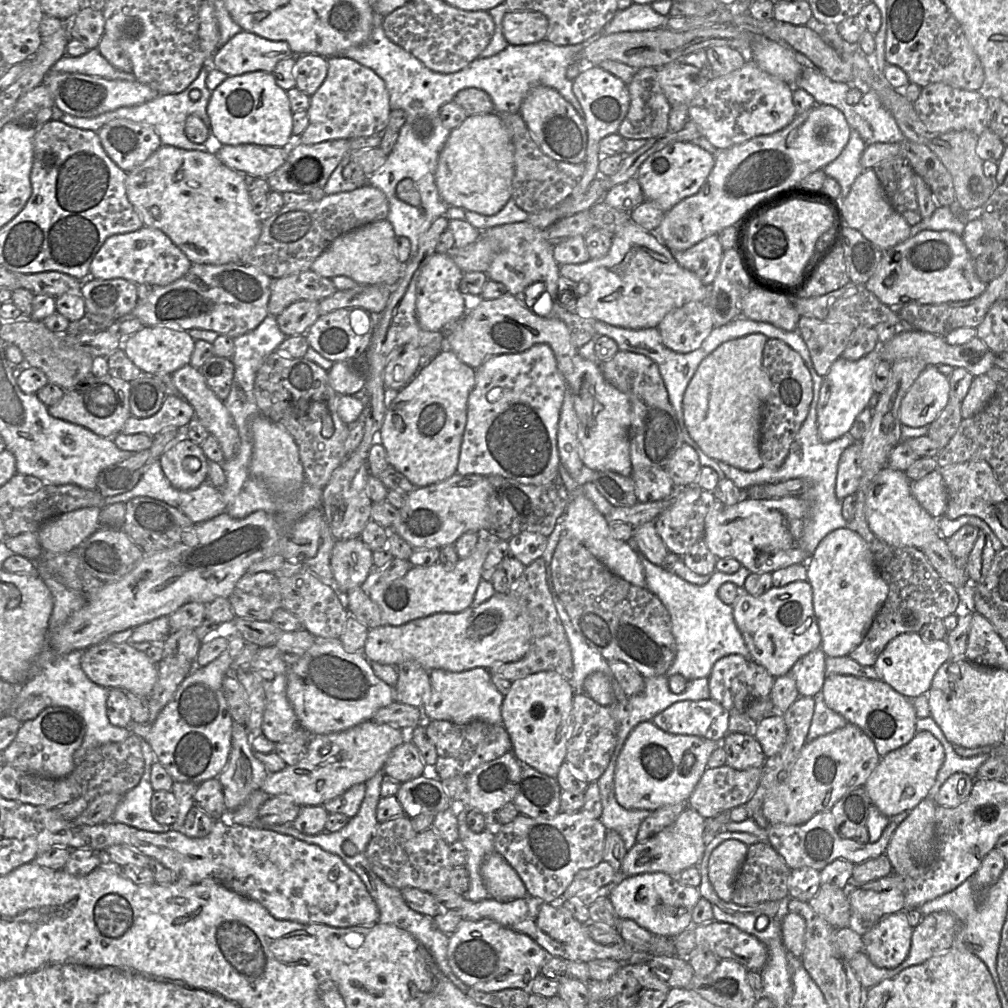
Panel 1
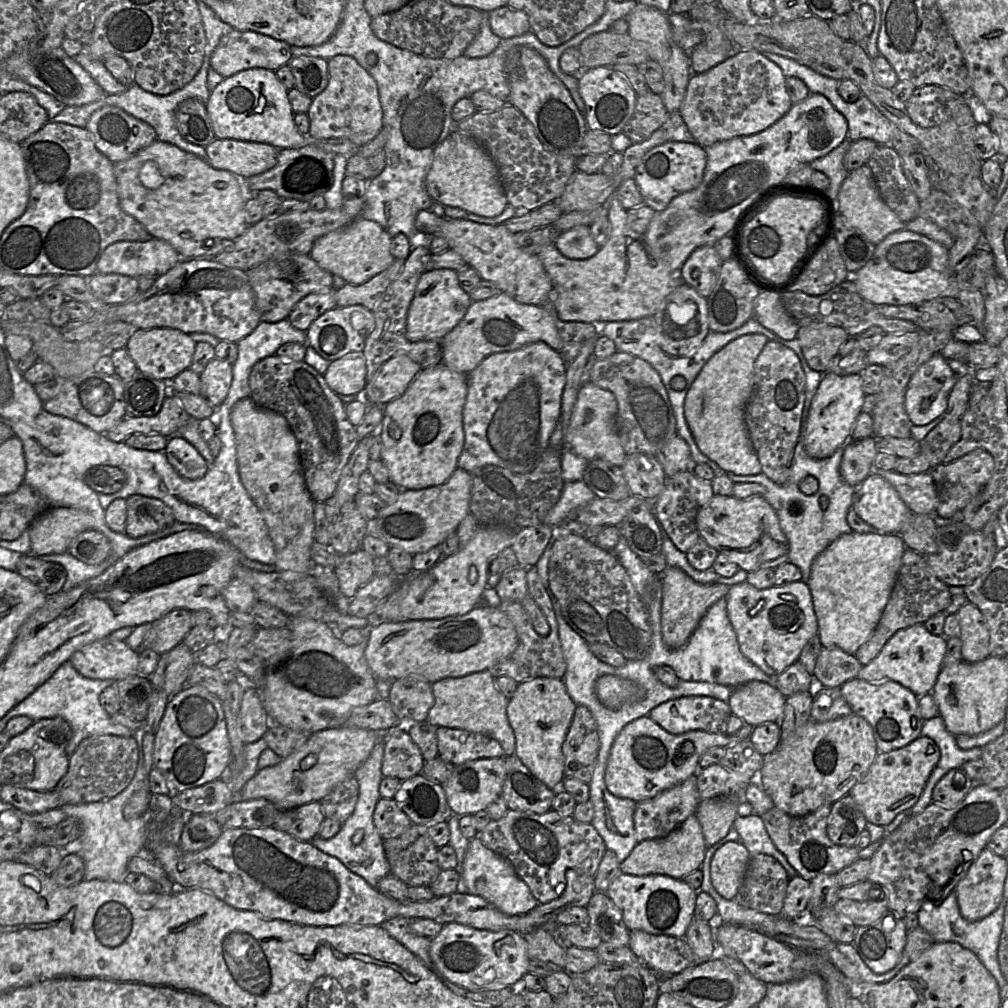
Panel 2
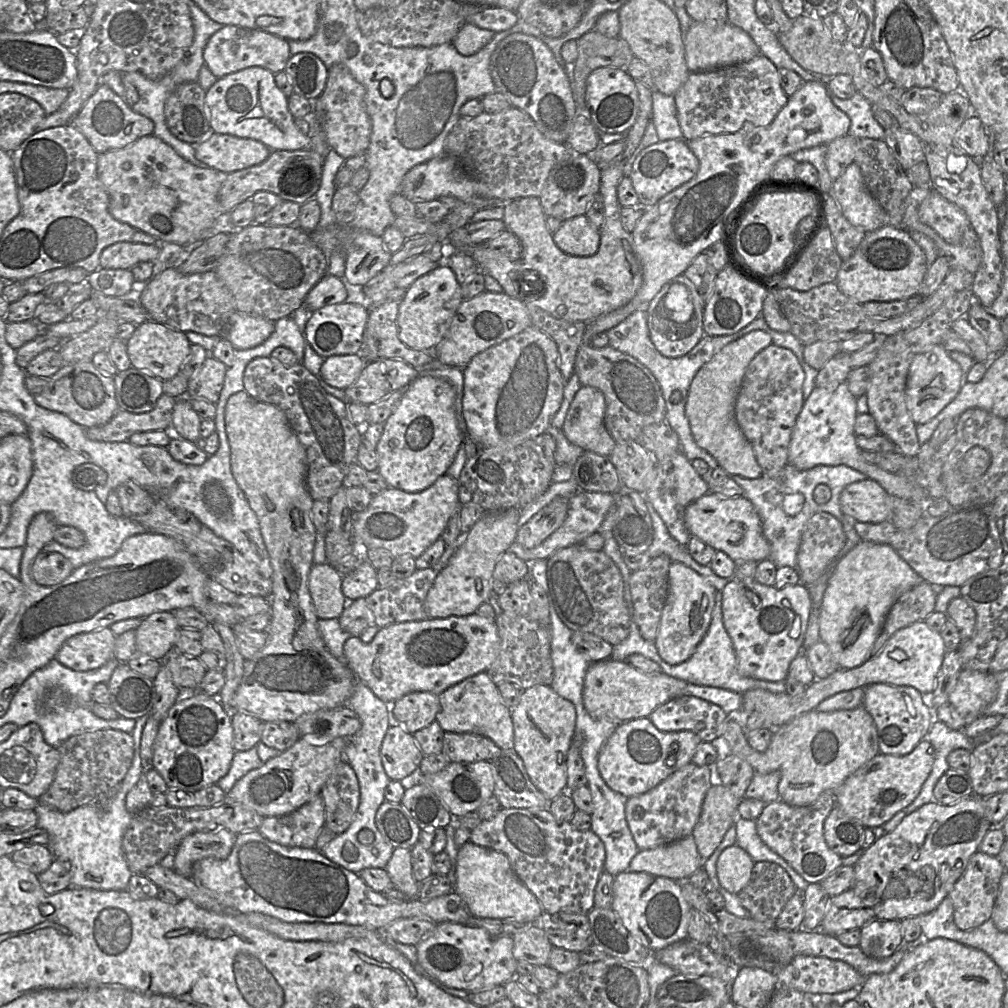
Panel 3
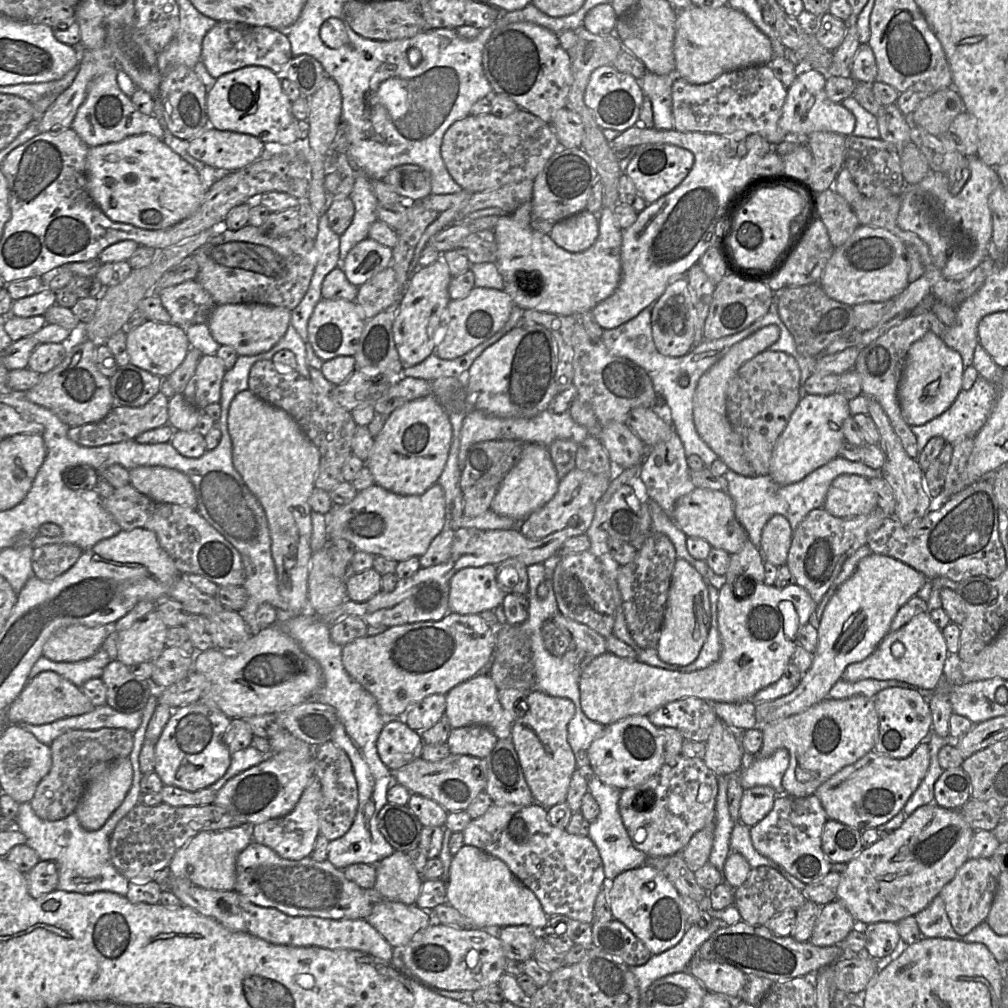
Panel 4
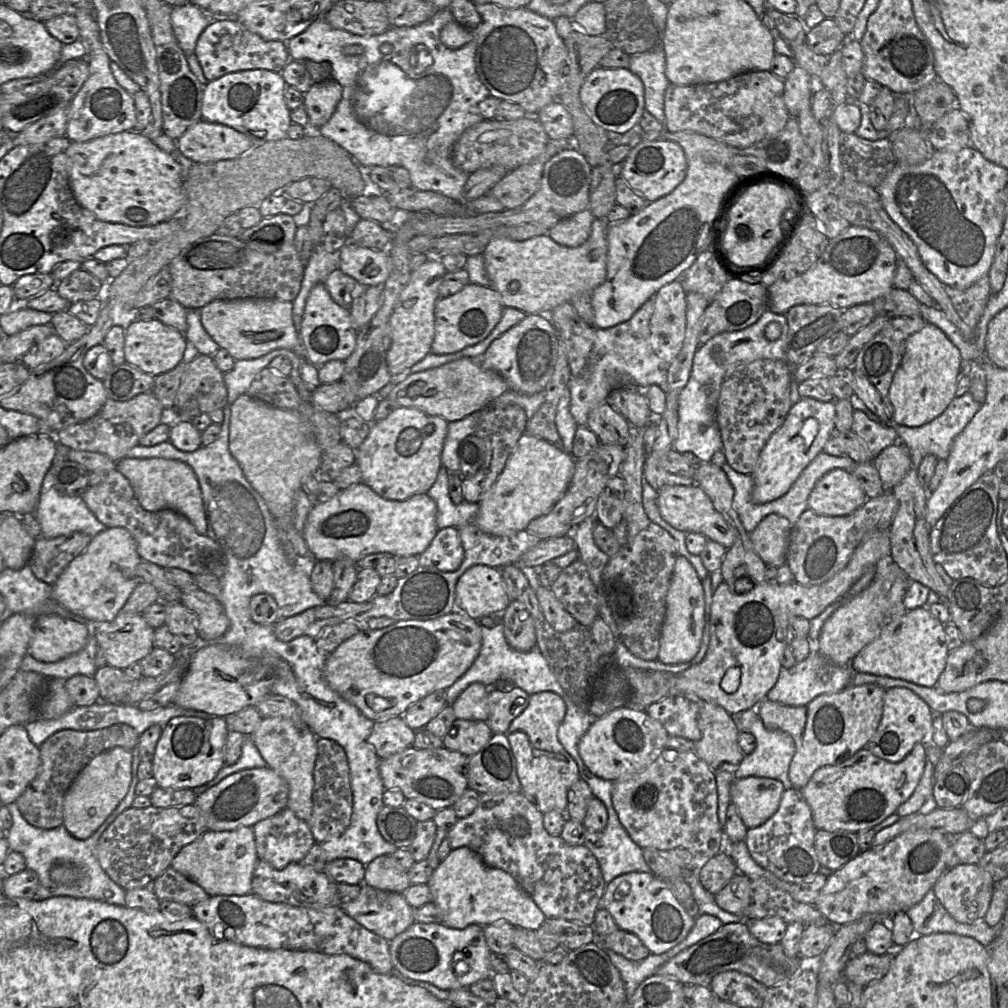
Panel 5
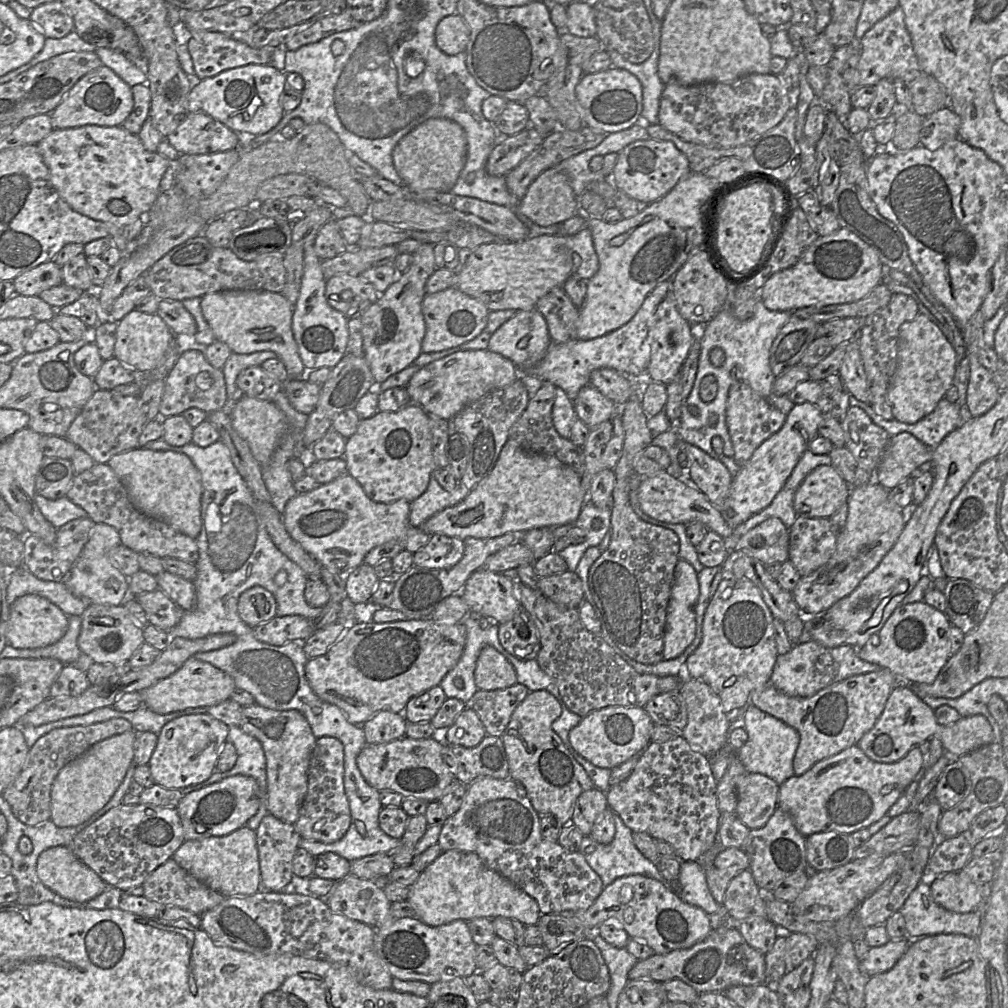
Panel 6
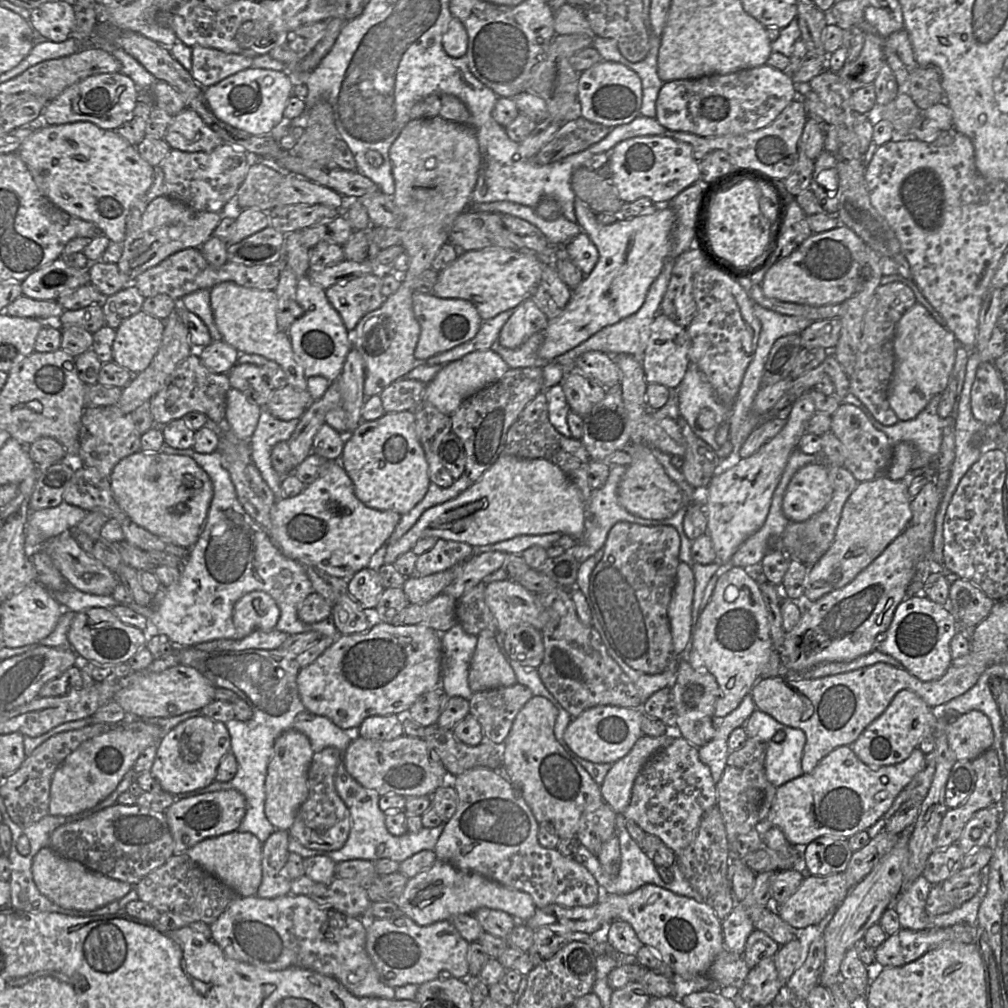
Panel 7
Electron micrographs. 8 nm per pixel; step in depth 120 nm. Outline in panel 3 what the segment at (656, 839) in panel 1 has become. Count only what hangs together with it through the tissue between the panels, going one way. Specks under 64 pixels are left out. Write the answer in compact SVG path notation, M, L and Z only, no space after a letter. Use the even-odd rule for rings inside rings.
M691 834L666 845L639 850L627 871L646 872L679 882L703 868L706 860L699 854Z

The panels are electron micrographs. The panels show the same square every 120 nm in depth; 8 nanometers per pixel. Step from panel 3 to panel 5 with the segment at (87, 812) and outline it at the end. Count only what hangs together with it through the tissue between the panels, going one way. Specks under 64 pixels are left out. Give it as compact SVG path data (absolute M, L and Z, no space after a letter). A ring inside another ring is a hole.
M140 758L132 760L132 780L128 793L115 810L107 817L98 830L87 839L76 839L62 824L53 829L40 829L30 825L21 815L17 805L10 803L6 805L11 816L12 826L6 832L6 840L10 851L21 853L26 862L26 869L34 871L39 879L39 888L33 899L44 900L55 896L70 896L74 898L85 898L98 900L108 904L125 906L126 890L116 884L102 869L96 856L96 847L103 832L108 826L126 809L132 807L136 797L135 789L139 782L138 767ZM57 862L68 862L73 864L80 871L80 879L71 885L60 885L53 882L49 871Z

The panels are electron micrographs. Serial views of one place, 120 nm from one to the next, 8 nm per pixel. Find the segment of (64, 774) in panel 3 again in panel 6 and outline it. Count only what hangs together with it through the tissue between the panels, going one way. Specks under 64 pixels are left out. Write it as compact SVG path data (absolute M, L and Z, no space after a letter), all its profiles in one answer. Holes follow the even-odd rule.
M116 718L89 726L59 728L51 731L39 738L29 749L22 772L1 796L10 805L14 816L28 826L36 826L50 820L51 788L60 770L94 744L132 730L133 726L127 720Z

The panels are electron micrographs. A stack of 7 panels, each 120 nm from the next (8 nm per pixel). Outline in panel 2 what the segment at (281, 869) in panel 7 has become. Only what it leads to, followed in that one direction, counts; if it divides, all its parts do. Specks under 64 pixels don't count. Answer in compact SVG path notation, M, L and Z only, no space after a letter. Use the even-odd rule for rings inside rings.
M310 802L295 809L281 811L272 827L300 841L312 841L319 835L324 819L320 802Z

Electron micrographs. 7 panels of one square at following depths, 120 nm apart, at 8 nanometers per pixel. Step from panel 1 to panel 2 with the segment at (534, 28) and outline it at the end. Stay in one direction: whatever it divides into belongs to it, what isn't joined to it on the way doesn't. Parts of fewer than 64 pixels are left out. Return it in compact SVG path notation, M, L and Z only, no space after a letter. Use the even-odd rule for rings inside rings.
M503 6L488 12L491 31L501 39L521 36L530 31L528 16L521 10Z

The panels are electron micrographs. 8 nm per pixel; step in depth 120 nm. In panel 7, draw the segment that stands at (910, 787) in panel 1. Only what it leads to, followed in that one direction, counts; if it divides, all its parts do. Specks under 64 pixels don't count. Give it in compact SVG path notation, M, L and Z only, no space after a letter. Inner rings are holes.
M850 746L837 747L812 772L777 787L767 818L755 828L762 835L763 830L778 827L788 842L797 847L804 847L821 836L849 838L860 831L867 831L924 768L925 755L917 747L901 763L872 769L856 756Z

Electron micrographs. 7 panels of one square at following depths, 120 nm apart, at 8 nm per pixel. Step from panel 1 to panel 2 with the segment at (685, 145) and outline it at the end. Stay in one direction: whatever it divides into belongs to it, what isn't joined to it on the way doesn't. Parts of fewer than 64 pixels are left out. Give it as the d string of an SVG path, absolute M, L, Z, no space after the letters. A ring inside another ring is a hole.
M667 141L652 148L642 158L633 178L643 204L655 212L664 211L675 197L694 190L701 184L706 164L706 149L698 143Z

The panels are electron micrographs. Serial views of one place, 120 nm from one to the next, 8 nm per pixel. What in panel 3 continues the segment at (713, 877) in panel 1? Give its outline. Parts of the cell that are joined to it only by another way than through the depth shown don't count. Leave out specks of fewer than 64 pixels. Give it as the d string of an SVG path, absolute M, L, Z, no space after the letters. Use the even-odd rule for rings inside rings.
M735 844L724 849L716 863L721 887L738 894L750 881L754 864L752 857L740 846Z

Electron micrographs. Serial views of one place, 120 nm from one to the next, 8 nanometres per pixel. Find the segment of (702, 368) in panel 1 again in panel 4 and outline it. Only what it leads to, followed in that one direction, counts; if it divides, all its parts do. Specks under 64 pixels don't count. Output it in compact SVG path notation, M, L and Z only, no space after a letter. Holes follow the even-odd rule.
M771 324L734 344L727 353L712 365L699 379L693 397L693 419L702 440L717 454L728 469L746 477L755 476L755 471L746 459L741 439L733 429L726 412L726 393L731 379L738 369L760 352L768 349L780 337L780 329Z

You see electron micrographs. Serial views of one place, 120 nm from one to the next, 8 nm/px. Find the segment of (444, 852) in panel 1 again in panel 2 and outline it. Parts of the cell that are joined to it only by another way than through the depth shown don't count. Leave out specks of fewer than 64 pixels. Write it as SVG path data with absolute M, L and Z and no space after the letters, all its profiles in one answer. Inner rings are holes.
M425 833L403 850L392 849L389 839L383 840L390 873L411 886L430 886L442 871L439 848Z

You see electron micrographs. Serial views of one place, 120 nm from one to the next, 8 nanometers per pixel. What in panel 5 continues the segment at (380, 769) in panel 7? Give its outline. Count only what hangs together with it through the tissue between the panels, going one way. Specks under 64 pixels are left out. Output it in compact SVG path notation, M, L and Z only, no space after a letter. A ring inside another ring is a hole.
M409 747L386 759L380 759L379 771L386 790L400 790L406 799L416 799L433 809L452 808L468 788L469 757L445 747L417 749Z

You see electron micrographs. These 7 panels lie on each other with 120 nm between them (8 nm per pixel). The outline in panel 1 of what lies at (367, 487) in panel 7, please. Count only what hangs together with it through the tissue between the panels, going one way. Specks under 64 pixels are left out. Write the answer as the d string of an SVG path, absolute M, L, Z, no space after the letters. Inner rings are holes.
M449 348L442 350L422 365L413 379L391 397L379 431L379 443L384 447L388 463L402 473L415 487L426 487L442 482L455 473L467 422L469 394L474 388L476 370L465 364Z

